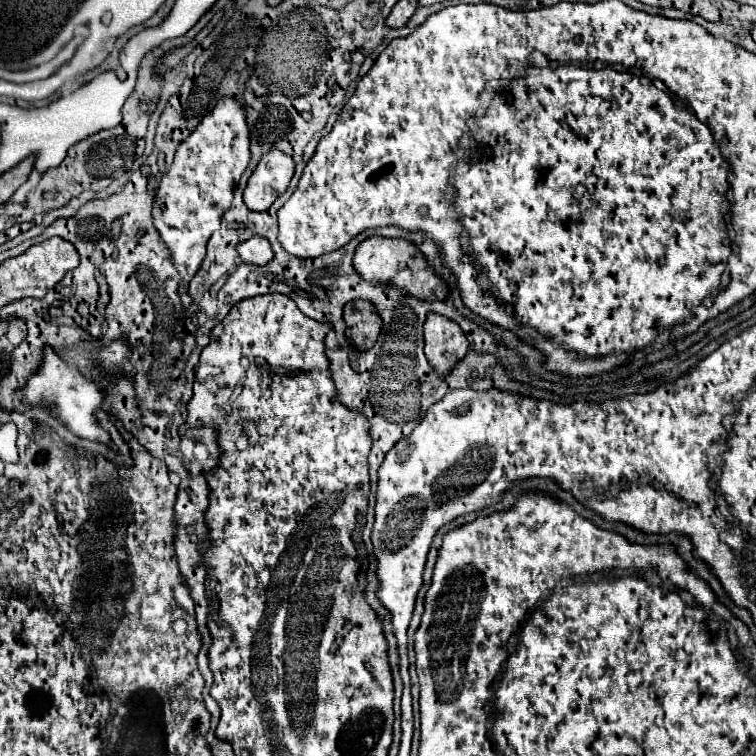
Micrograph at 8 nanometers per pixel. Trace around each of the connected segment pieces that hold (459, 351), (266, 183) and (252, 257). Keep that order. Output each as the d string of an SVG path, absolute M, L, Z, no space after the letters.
M429 313L425 321L425 357L439 375L447 375L469 351L461 327L447 317Z
M269 151L255 171L251 173L247 187L243 191L243 201L251 211L267 211L271 203L285 193L291 177L293 177L295 163L289 155L281 151Z
M253 237L253 239L241 241L237 245L237 253L245 263L253 263L253 265L265 265L273 257L269 241L263 237Z

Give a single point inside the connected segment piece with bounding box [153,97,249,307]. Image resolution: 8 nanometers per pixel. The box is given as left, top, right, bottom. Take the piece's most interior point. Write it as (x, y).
(198, 188)

